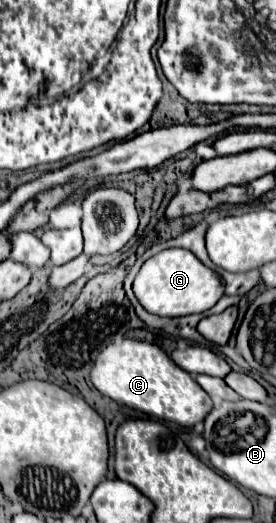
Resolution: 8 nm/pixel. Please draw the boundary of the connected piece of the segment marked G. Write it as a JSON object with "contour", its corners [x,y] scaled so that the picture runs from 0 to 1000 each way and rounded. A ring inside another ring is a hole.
{"contour":[[[612,474],[612,478],[562,486],[511,509],[482,539],[482,558],[504,581],[533,597],[569,600],[569,604],[649,608],[649,604],[728,600],[728,597],[764,593],[808,566],[808,535],[779,516],[743,509],[692,482]]]}

